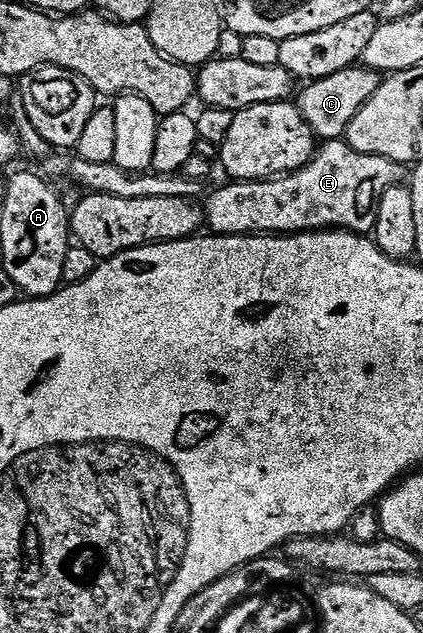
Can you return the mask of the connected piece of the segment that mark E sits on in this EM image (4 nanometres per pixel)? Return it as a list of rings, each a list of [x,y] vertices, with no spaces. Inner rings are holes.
[[[328,139],[316,150],[311,162],[300,171],[280,175],[273,179],[249,179],[227,181],[211,196],[206,196],[205,227],[213,235],[297,235],[305,231],[338,229],[351,231],[354,235],[370,236],[375,230],[377,205],[385,189],[400,182],[405,167],[385,157],[362,155],[351,148],[343,139]]]

